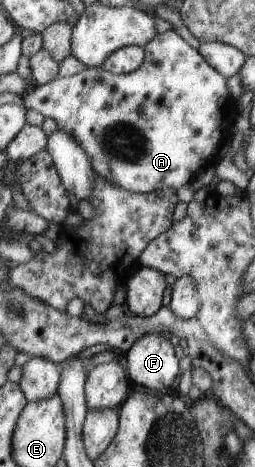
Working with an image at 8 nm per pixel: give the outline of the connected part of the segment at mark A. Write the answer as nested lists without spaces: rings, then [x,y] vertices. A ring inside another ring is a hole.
[[[170,29],[166,32],[156,34],[144,46],[144,63],[136,71],[129,72],[129,74],[113,74],[112,72],[107,72],[102,67],[86,67],[85,70],[75,75],[62,78],[57,77],[51,82],[36,86],[35,90],[29,89],[27,94],[23,94],[21,98],[27,109],[33,108],[37,112],[41,112],[45,119],[53,119],[57,124],[57,128],[63,128],[63,130],[67,130],[73,136],[81,144],[81,148],[84,148],[85,152],[88,152],[89,160],[92,160],[93,168],[99,176],[110,178],[125,190],[147,194],[148,192],[160,191],[162,188],[179,188],[179,186],[191,182],[193,174],[199,172],[213,158],[213,154],[217,152],[219,144],[225,138],[227,128],[235,122],[235,118],[239,115],[237,99],[231,96],[229,90],[227,90],[227,79],[225,76],[221,76],[221,73],[217,72],[217,69],[213,68],[213,65],[210,65],[198,50],[193,50],[181,38],[178,32]]]

